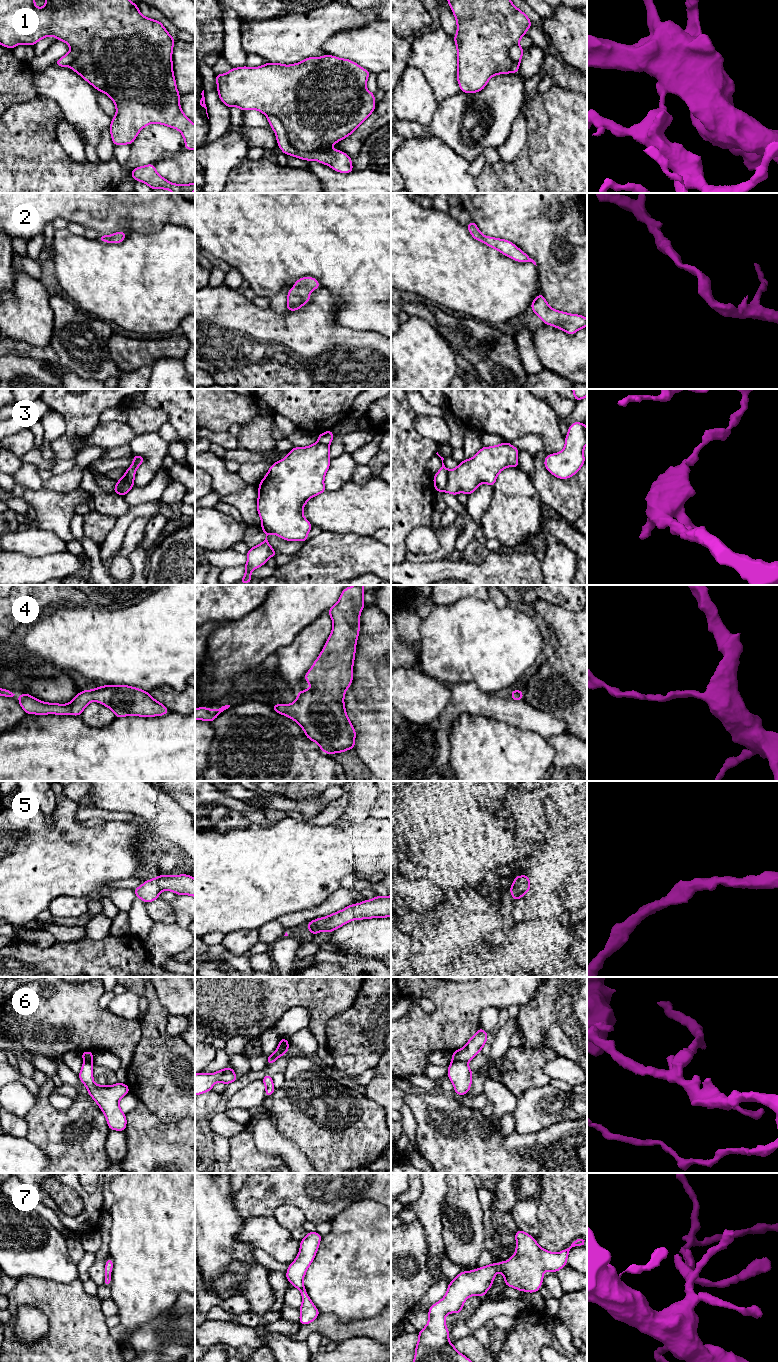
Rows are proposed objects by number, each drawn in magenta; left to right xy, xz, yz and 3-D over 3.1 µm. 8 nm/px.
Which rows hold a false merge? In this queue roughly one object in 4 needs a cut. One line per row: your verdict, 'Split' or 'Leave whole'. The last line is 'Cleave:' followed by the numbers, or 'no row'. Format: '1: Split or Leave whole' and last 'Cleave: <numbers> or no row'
1: Split
2: Leave whole
3: Split
4: Leave whole
5: Leave whole
6: Split
7: Leave whole
Cleave: 1, 3, 6

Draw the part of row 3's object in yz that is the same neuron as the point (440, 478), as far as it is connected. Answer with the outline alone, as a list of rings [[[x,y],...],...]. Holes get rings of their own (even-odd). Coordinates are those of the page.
[[[438,452],[436,453],[442,460],[442,467],[440,470],[433,476],[433,481],[434,481],[434,488],[435,491],[442,493],[446,487],[447,483],[447,473],[448,469],[445,467],[443,460],[444,458],[441,457]]]

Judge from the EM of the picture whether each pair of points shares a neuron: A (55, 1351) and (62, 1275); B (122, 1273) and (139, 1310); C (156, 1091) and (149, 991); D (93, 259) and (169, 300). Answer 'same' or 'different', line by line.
A: different
B: same
C: same
D: same

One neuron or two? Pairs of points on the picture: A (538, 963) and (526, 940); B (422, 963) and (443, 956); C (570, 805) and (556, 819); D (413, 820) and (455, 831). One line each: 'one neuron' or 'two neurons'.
A: two neurons
B: one neuron
C: two neurons
D: one neuron

